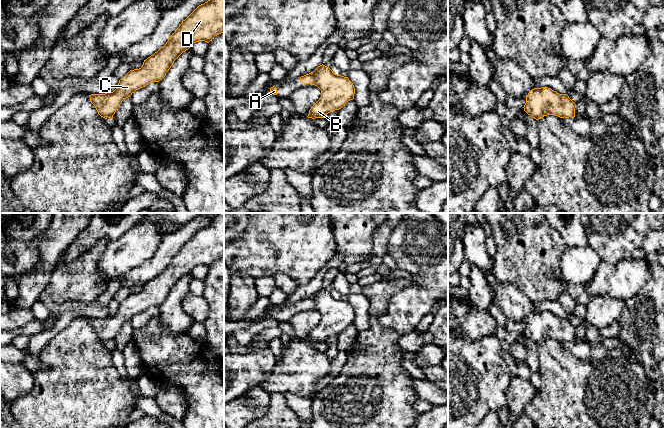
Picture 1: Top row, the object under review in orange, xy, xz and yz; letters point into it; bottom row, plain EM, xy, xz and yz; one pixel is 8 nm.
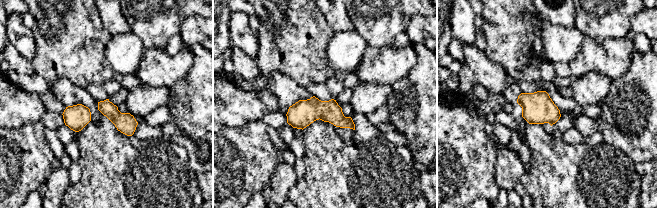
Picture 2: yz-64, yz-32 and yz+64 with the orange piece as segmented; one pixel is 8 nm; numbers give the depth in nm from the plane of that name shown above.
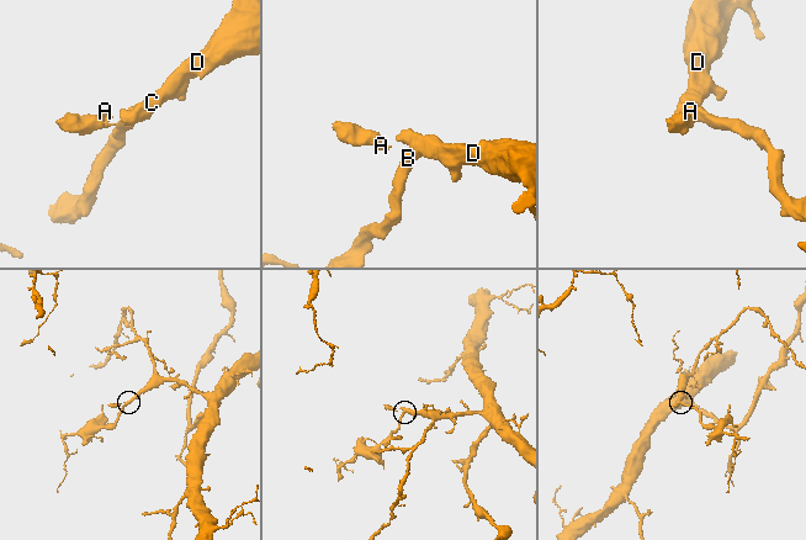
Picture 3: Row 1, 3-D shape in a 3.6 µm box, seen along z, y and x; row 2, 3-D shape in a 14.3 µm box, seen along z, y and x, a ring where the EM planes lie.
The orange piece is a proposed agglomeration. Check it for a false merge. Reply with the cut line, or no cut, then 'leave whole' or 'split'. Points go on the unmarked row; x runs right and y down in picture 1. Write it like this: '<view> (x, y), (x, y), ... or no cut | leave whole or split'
no cut | leave whole

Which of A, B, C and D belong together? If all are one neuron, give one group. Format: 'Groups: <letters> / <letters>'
Groups: A B C D

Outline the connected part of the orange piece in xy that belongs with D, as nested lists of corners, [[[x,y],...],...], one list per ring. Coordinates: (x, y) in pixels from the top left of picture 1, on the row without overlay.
[[[218,213],[210,224],[199,229],[185,244],[182,245],[166,268],[144,284],[141,292],[130,294],[119,304],[118,310],[113,316],[89,319],[91,327],[95,330],[101,341],[112,343],[117,332],[124,323],[130,321],[136,314],[145,311],[149,307],[162,304],[174,285],[183,276],[188,274],[192,268],[199,265],[209,267],[215,260],[221,257],[224,257],[224,213]]]

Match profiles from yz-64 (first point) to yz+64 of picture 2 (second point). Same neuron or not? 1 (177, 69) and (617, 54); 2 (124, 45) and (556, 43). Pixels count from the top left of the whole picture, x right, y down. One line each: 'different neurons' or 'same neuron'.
1: same neuron
2: same neuron

